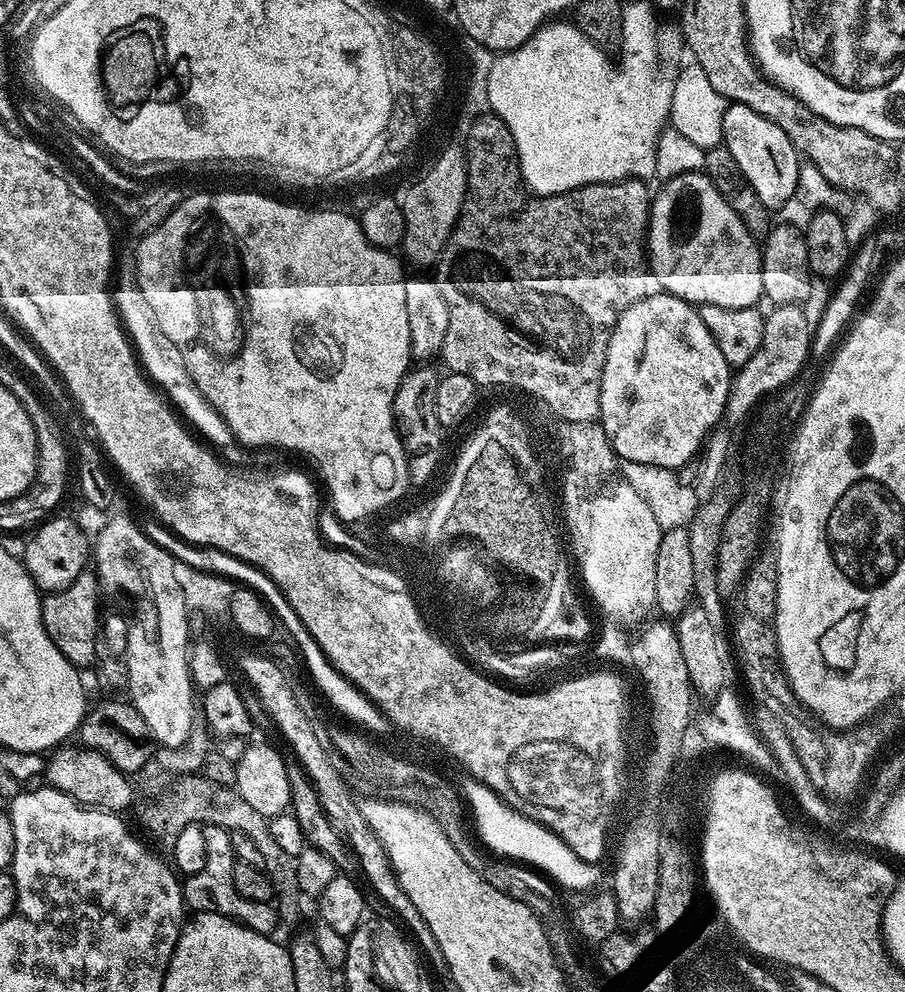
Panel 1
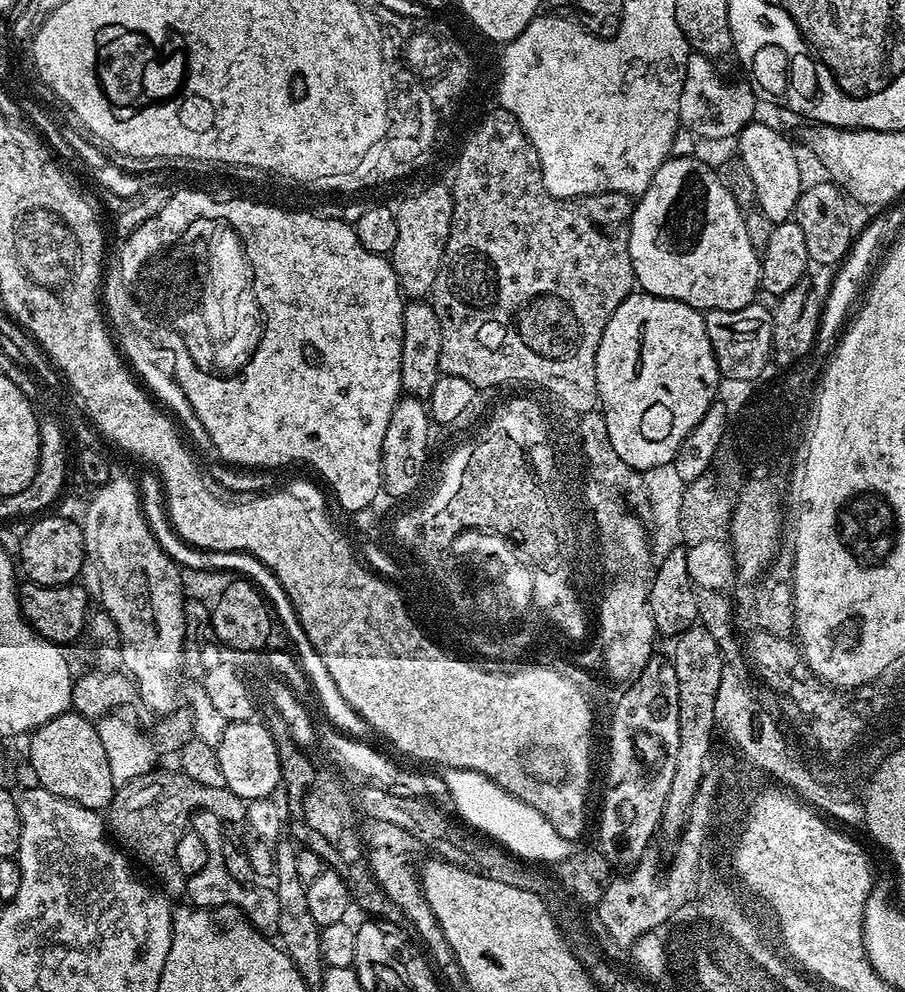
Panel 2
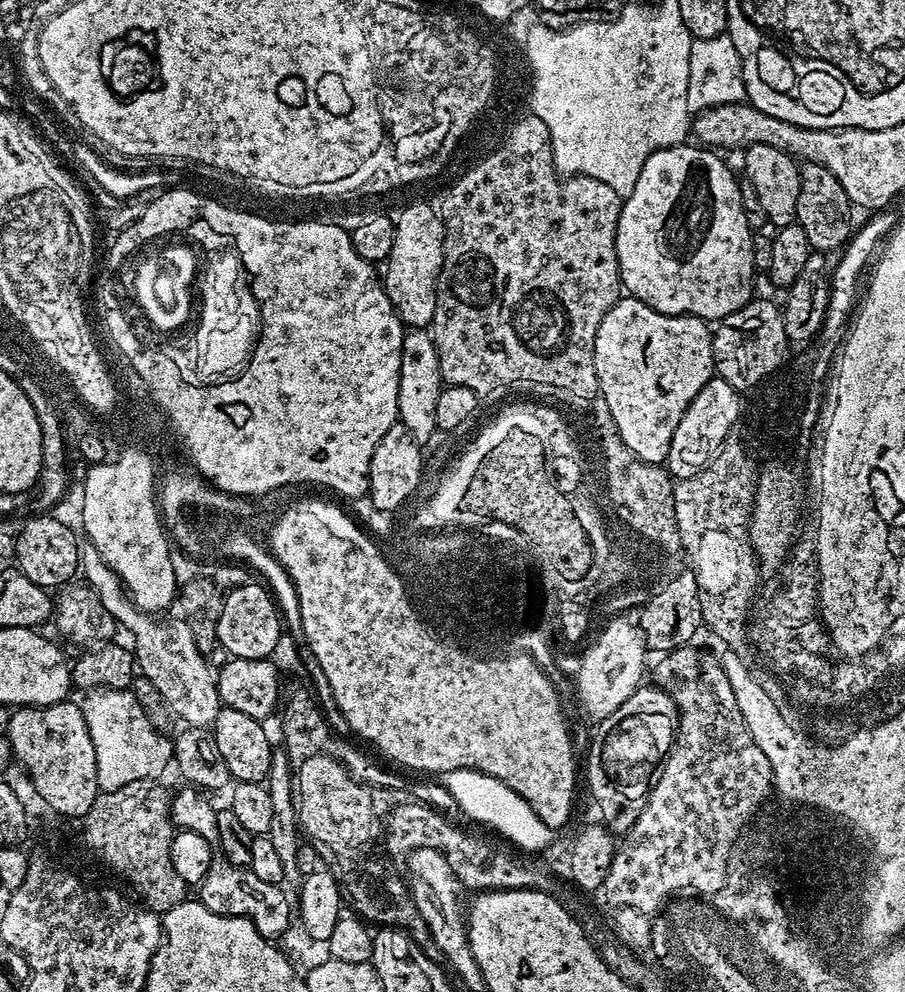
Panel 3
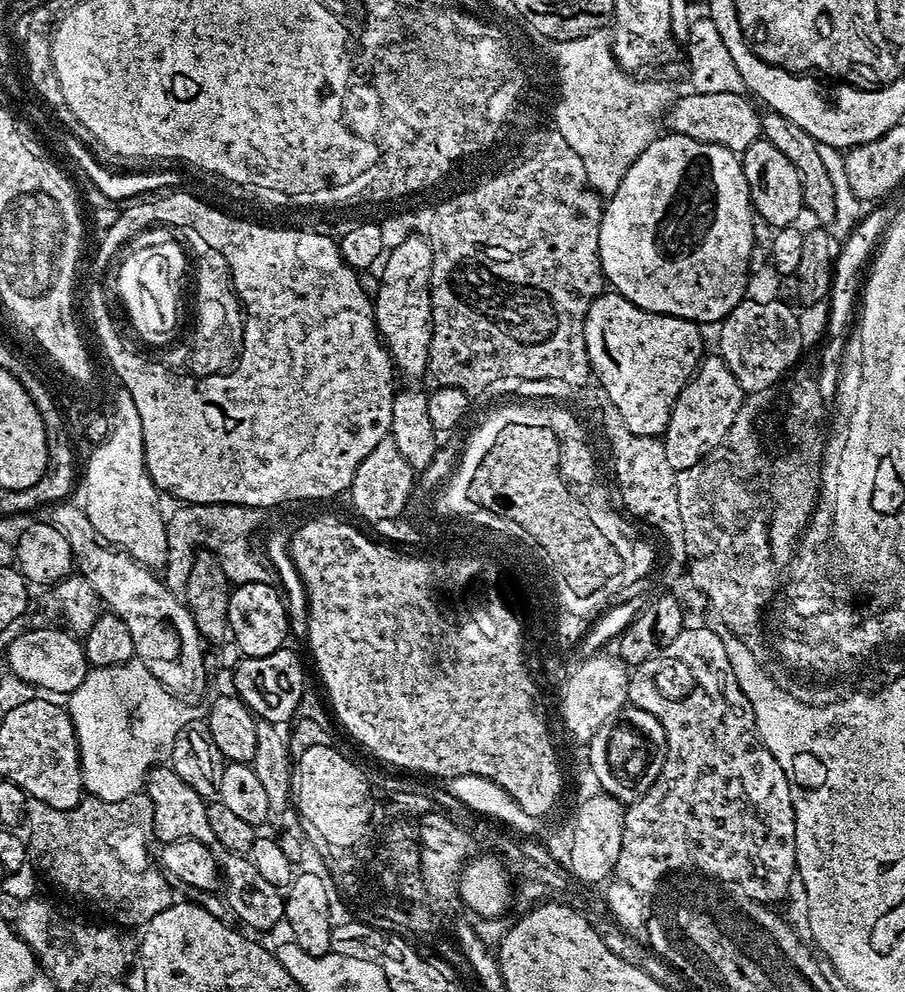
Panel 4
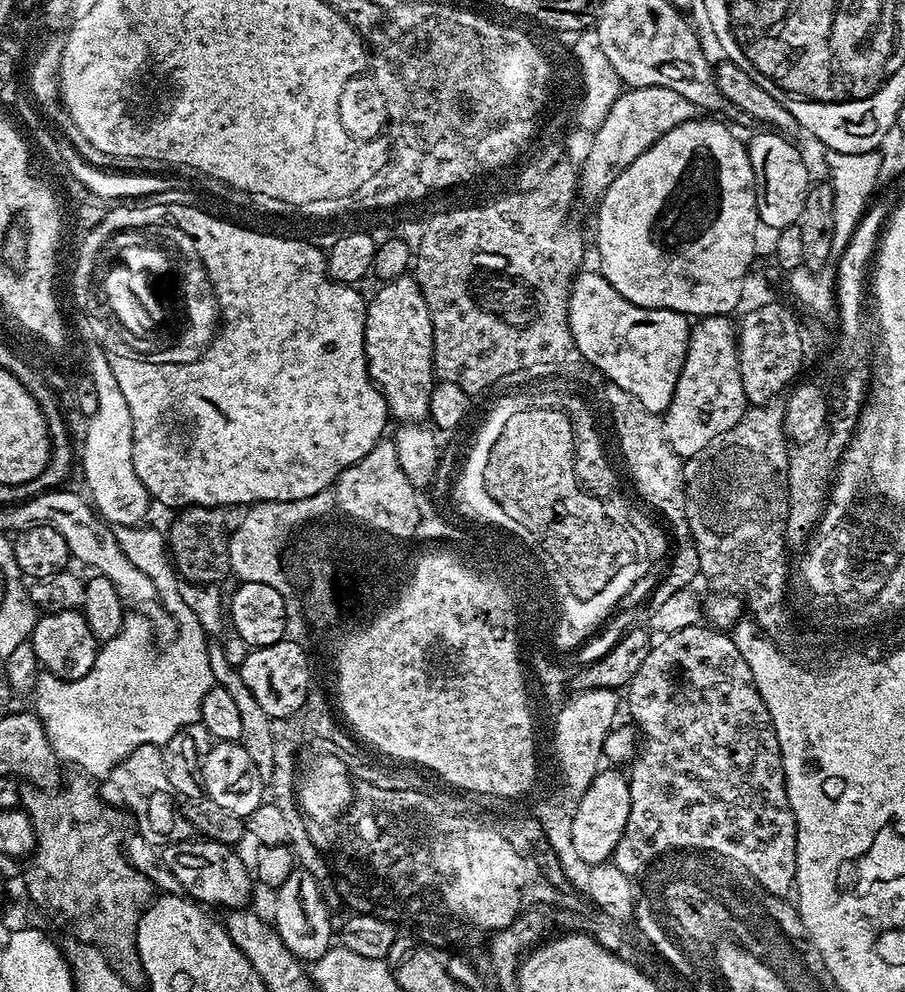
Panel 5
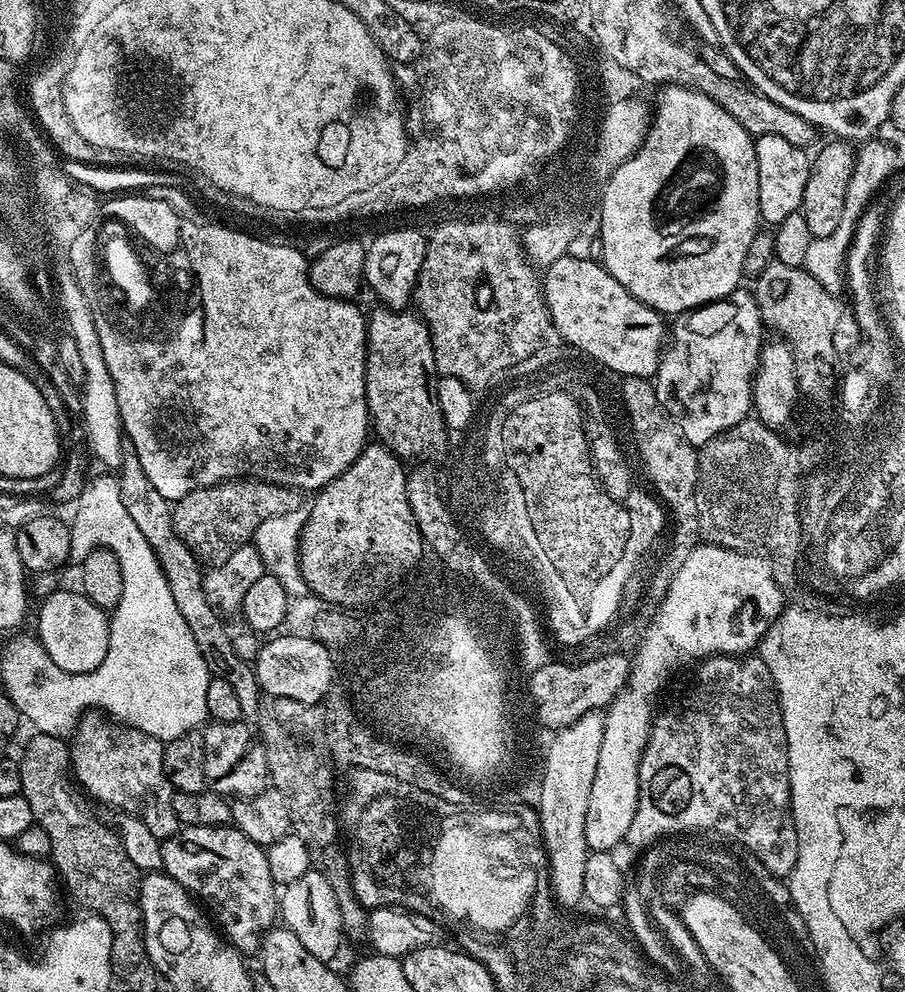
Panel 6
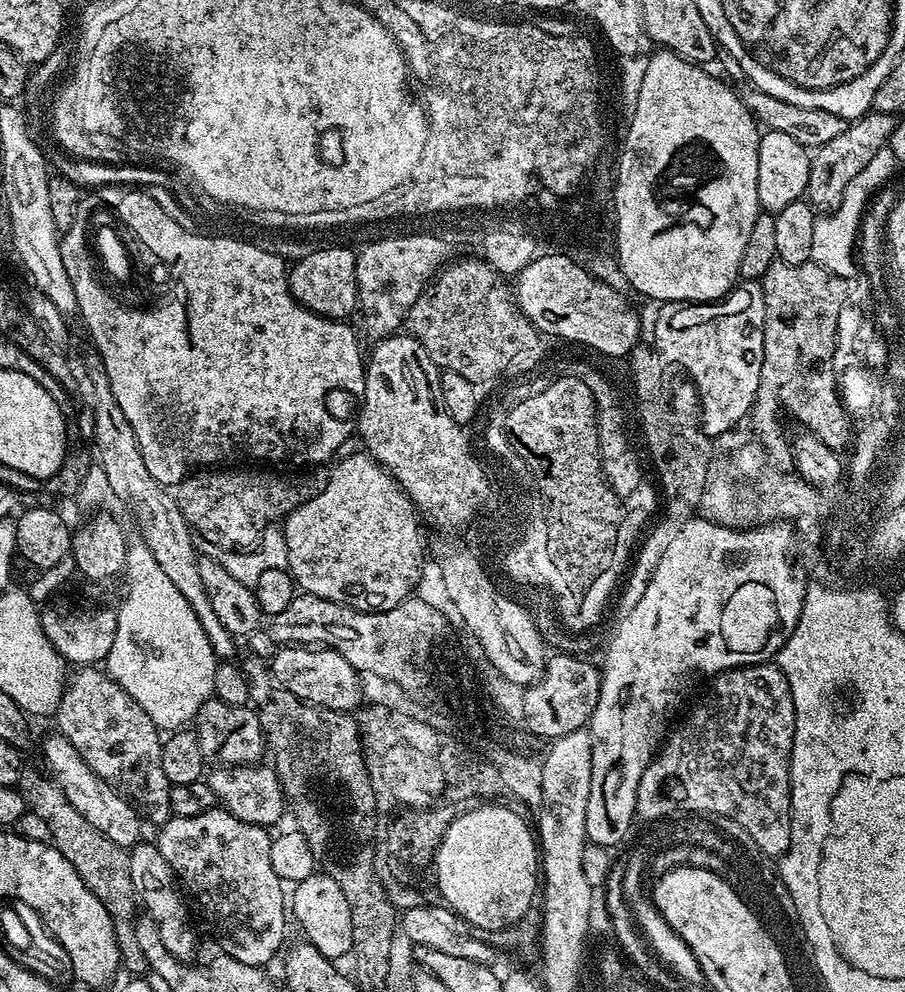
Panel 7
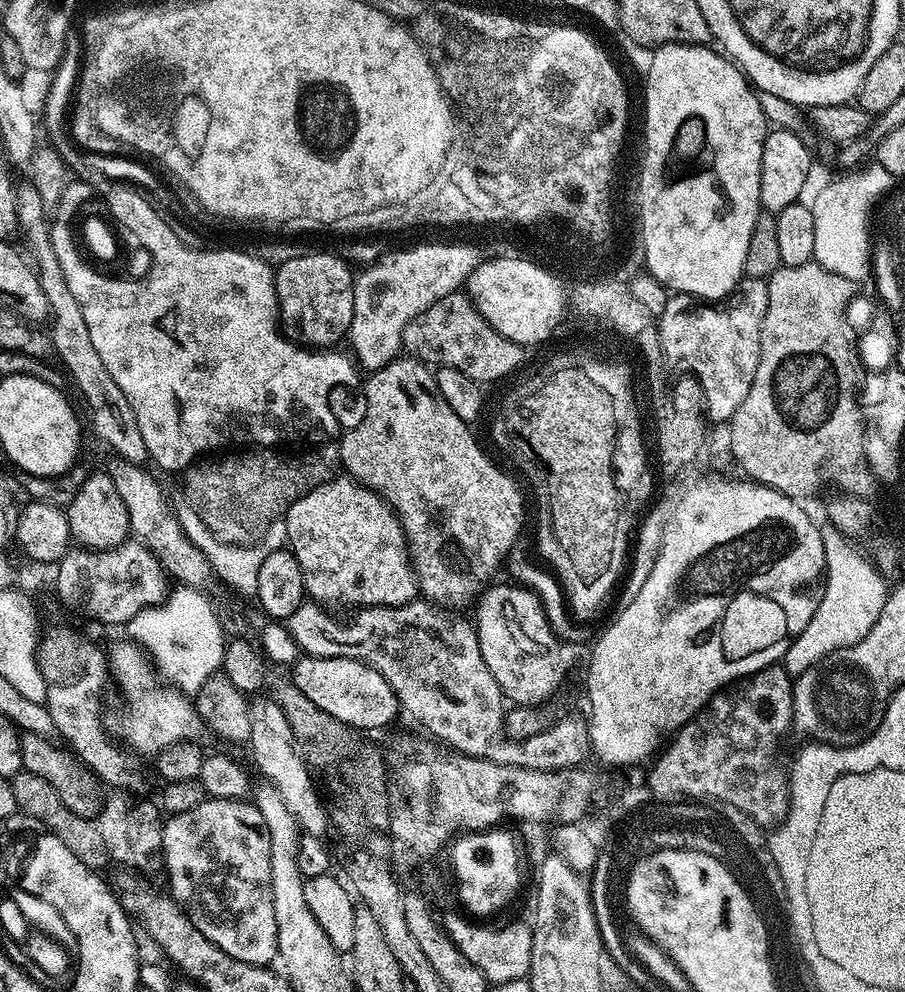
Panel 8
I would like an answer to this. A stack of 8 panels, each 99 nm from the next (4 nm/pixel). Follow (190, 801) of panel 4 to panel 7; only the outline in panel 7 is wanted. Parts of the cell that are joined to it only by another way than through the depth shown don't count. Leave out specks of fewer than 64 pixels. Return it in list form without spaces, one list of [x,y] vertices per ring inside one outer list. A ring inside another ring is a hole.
[[[84,666],[73,672],[76,673],[73,676],[71,673],[65,683],[60,705],[54,713],[55,727],[70,742],[70,746],[78,750],[86,766],[90,766],[102,782],[109,784],[133,808],[143,813],[148,824],[164,824],[172,815],[172,785],[162,770],[161,729],[107,671],[96,666]]]

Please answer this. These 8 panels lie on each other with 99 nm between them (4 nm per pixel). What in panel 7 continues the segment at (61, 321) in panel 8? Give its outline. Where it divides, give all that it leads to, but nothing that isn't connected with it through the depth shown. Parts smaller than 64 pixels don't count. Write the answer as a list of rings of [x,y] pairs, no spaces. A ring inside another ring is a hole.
[[[88,360],[71,361],[76,383],[75,395],[88,407],[92,415],[92,436],[96,439],[96,456],[100,460],[98,467],[104,471],[106,478],[110,478],[113,497],[117,501],[125,500],[132,507],[138,523],[144,527],[142,539],[144,545],[154,554],[154,562],[162,566],[162,574],[178,586],[178,590],[186,602],[194,610],[196,617],[202,622],[202,628],[210,638],[210,646],[215,650],[221,661],[233,659],[237,642],[222,622],[215,616],[211,608],[206,587],[202,584],[199,574],[199,559],[196,548],[192,545],[193,529],[184,520],[180,508],[176,504],[176,497],[165,485],[158,483],[146,470],[146,462],[142,462],[142,450],[138,450],[138,438],[134,438],[134,430],[130,430],[130,422],[126,422],[126,414],[122,414],[122,406],[118,406],[118,398],[114,398],[114,390],[110,390],[110,382],[106,378],[104,369],[99,363]]]

